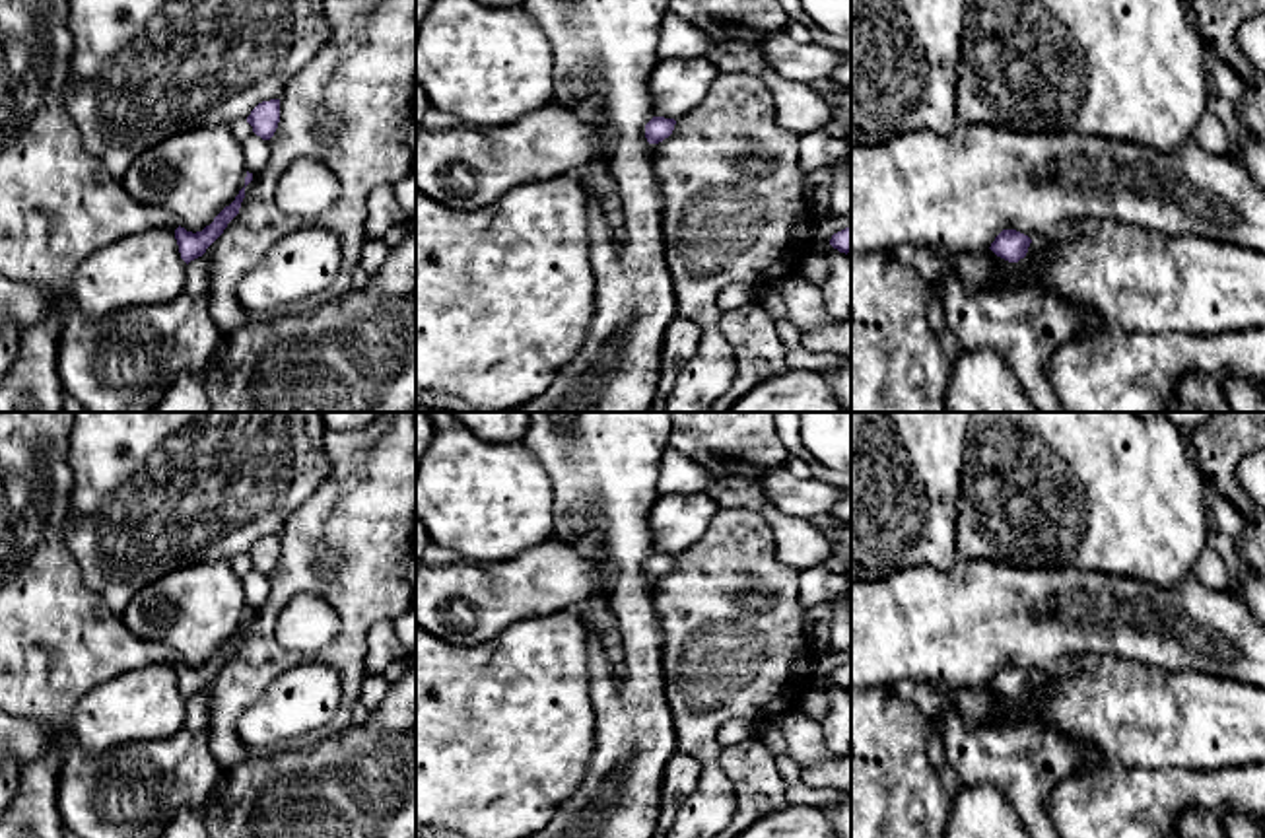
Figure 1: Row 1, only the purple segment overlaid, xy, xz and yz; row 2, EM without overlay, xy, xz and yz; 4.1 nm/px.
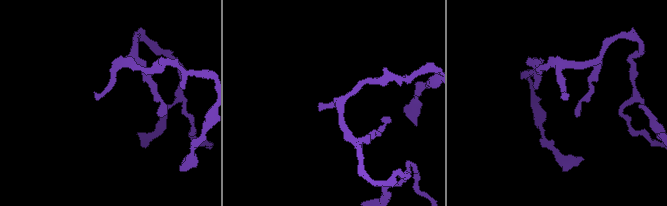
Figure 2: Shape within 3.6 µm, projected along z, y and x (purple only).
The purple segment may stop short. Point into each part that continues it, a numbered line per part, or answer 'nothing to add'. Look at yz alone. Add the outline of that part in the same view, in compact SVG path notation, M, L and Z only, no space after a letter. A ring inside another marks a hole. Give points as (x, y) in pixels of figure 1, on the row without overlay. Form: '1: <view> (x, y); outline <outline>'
nothing to add

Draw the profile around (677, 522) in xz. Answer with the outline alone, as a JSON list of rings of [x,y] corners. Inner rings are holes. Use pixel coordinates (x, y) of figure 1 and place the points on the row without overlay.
[[[701,494],[661,496],[651,509],[653,552],[680,554],[709,527],[721,506]]]

